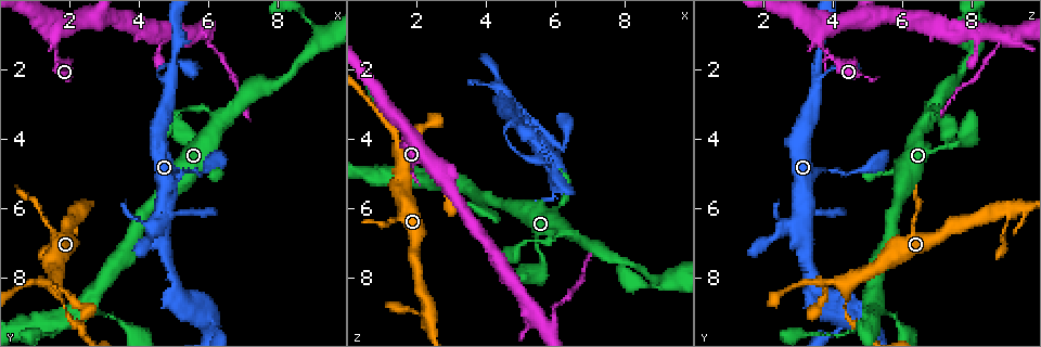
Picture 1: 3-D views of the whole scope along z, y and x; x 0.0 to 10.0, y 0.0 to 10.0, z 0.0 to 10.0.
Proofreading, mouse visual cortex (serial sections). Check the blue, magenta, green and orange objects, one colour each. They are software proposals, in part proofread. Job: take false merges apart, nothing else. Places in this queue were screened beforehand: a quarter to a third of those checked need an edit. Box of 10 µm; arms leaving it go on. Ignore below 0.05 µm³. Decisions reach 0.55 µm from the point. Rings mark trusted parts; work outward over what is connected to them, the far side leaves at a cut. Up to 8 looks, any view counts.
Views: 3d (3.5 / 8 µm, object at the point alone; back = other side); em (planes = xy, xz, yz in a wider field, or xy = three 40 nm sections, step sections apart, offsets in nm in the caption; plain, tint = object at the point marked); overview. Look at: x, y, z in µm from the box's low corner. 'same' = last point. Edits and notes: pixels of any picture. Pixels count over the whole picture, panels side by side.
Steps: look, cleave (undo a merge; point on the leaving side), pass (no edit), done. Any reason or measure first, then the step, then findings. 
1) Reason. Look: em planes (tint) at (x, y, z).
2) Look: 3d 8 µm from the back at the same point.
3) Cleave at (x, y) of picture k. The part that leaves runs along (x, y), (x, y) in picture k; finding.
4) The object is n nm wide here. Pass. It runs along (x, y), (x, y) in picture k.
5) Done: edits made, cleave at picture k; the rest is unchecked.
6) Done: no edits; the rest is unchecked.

Small branch off a trunk. Look: 3d 3.5 µm at (6.05, 0.95, 9.20).

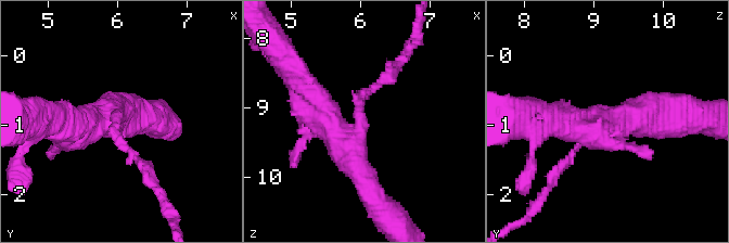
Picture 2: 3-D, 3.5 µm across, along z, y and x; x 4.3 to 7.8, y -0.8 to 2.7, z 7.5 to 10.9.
3 arms meet here; the arms are 100, 400, 400 nm wide; shape alone is not enough. Look: em xy step 5 (tint) at (5.95, 0.90, 9.15).

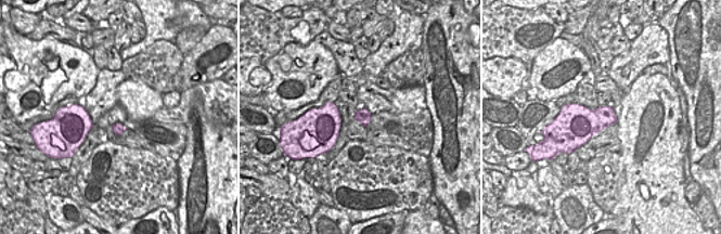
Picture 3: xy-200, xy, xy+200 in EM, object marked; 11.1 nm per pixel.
Cleave at (562, 164) of picture 2. The part that leaves runs along (578, 146), (525, 217) in picture 2; a second cell is stuck on.

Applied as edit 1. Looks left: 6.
See it whole again. Look: overview.

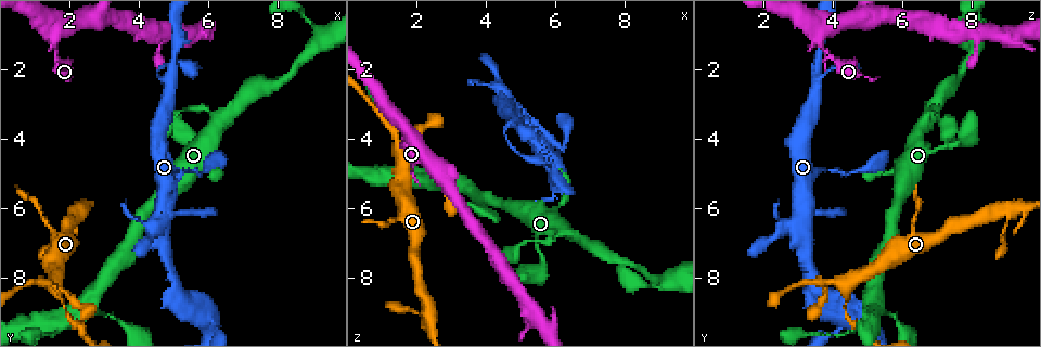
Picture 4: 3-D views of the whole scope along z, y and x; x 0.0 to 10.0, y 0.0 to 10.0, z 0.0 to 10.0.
Side arm on a straight run. Look: em xy step 1 (tint) at (2.35, 6.15, 9.00).

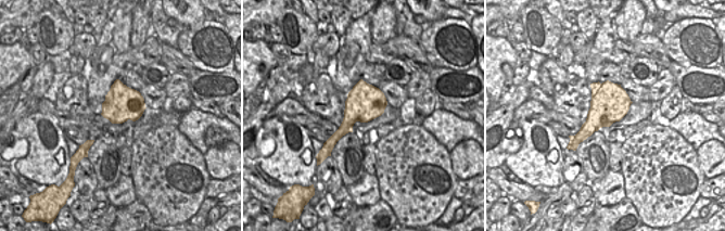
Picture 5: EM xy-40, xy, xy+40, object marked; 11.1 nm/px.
See where the arms go. Look: 3d 3.5 µm at the same point.

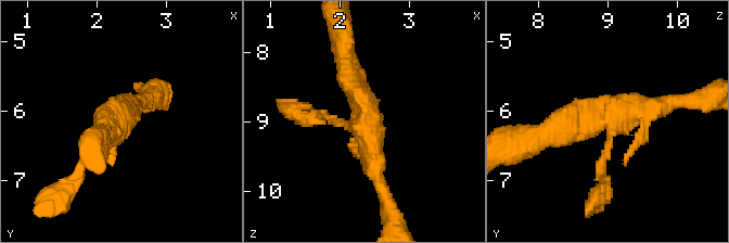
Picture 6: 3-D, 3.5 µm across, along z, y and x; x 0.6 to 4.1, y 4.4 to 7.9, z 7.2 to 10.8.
Pass. It runs along (545, 136), (673, 99) in picture 6; one cell here.

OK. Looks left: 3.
Sharp bend. Look: 3d 3.5 µm at (1.60, 8.35, 4.45).

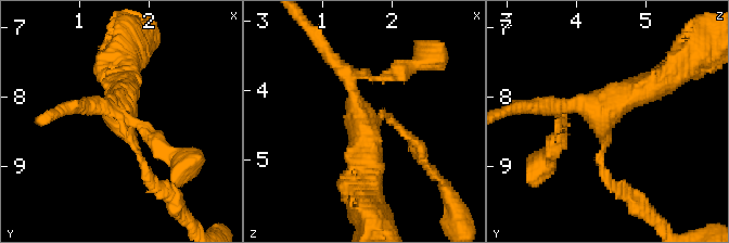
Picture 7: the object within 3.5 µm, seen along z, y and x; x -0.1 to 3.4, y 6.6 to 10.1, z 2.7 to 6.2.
3 arms meet here; the arms are 100, 200, 400 nm wide; shape alone is not enough. Look: em xy step 3 (tint) at (1.60, 8.30, 4.40).

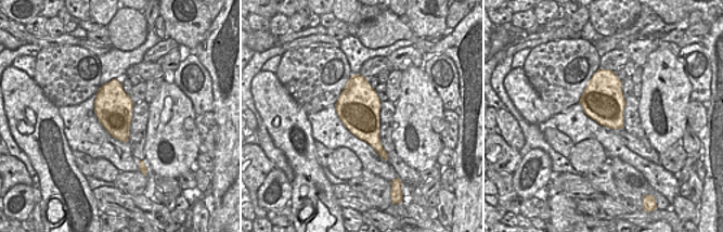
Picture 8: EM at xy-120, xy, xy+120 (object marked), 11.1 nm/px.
Another direction. Look: em xy step 1 (tint) at the same point.

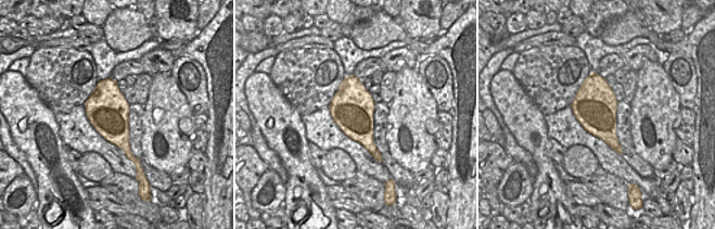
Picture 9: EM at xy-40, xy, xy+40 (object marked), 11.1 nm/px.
Pass. All the same cell.

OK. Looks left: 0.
Done: edits made, cleave at picture 2; the rest is unchecked.

